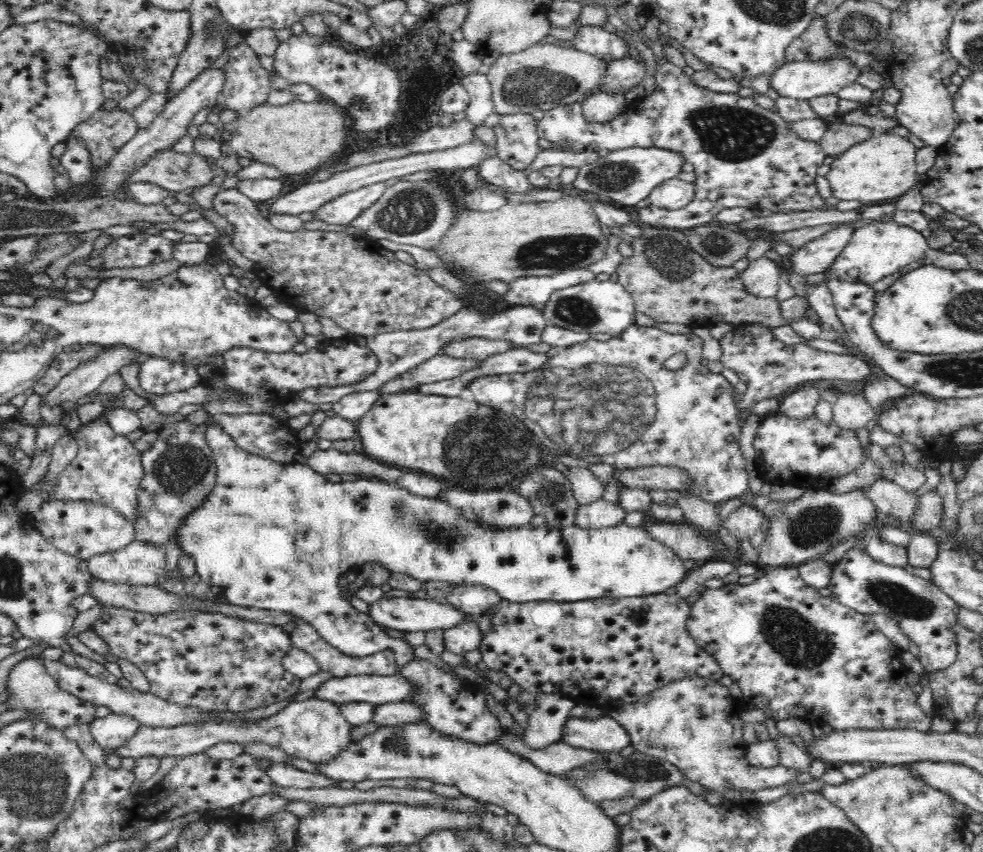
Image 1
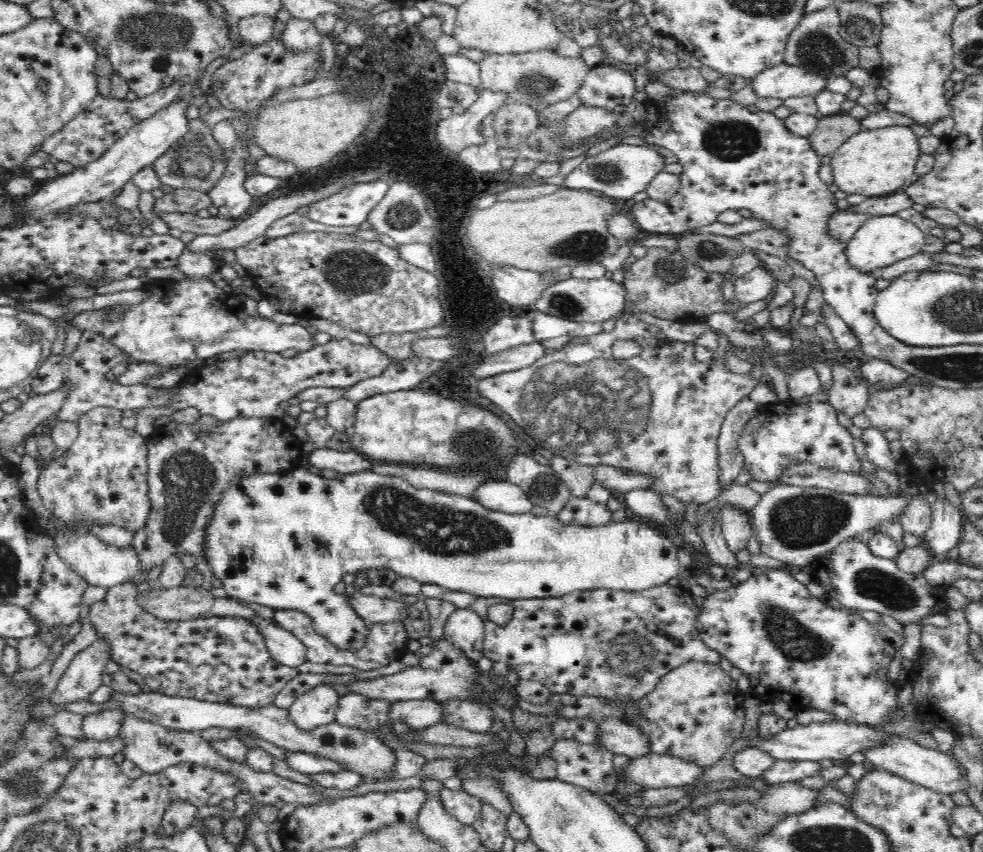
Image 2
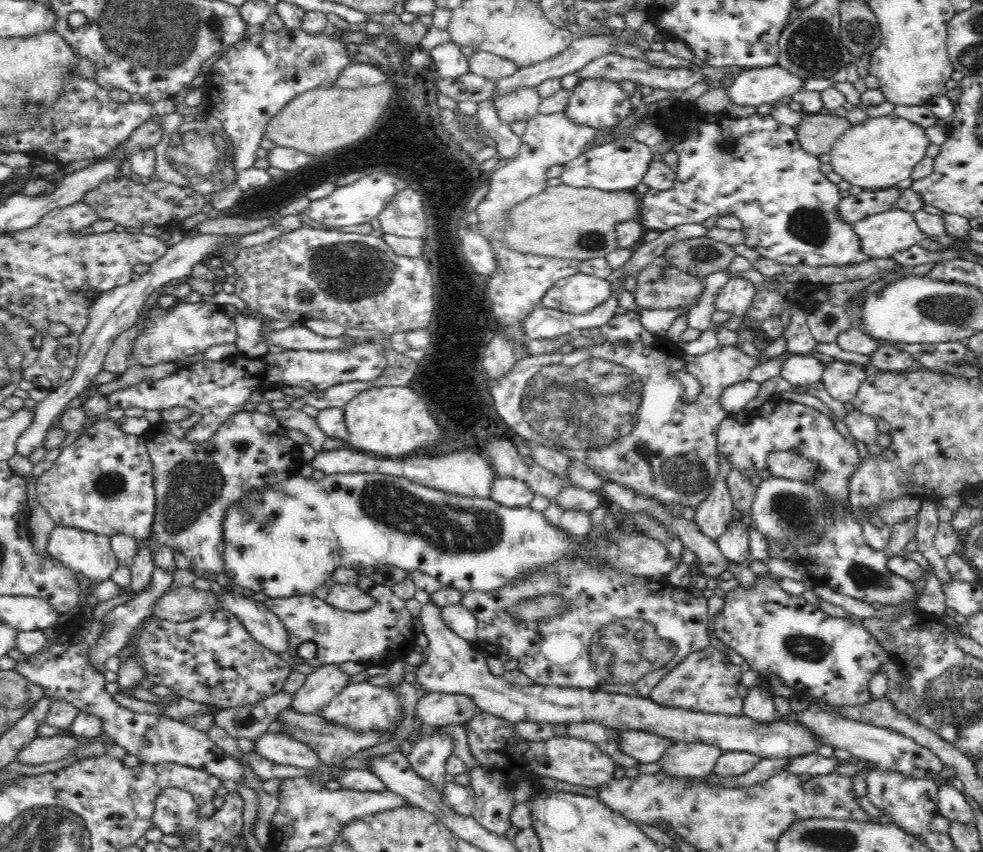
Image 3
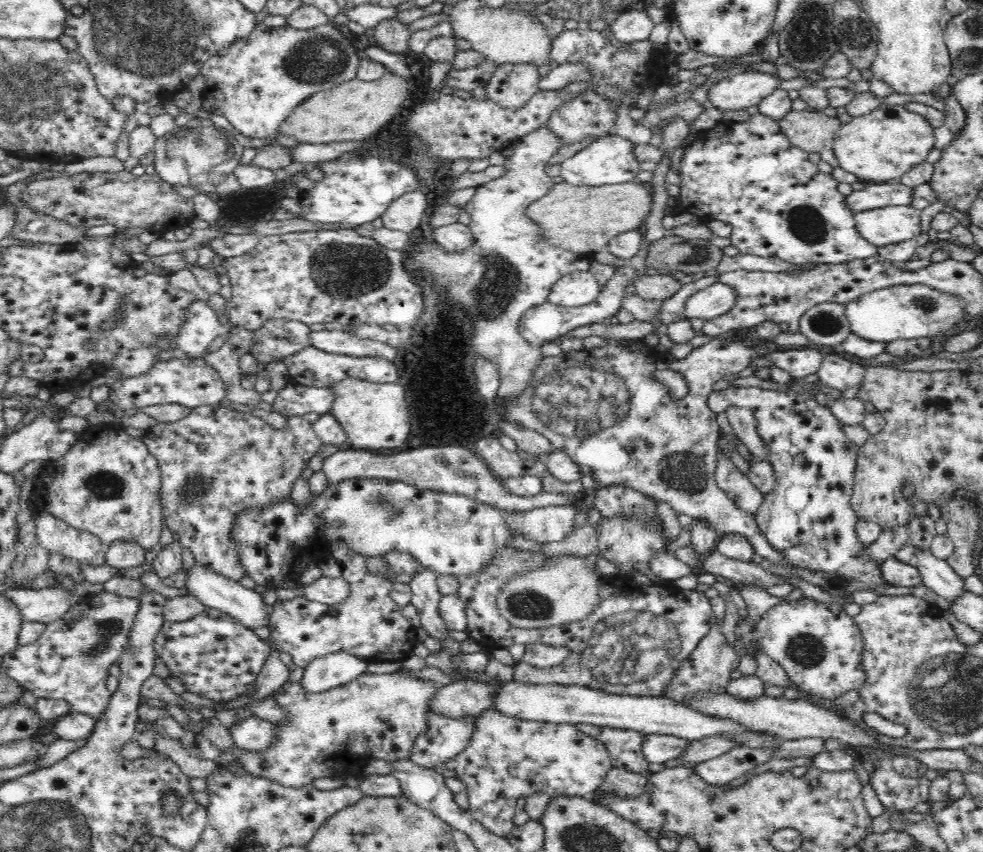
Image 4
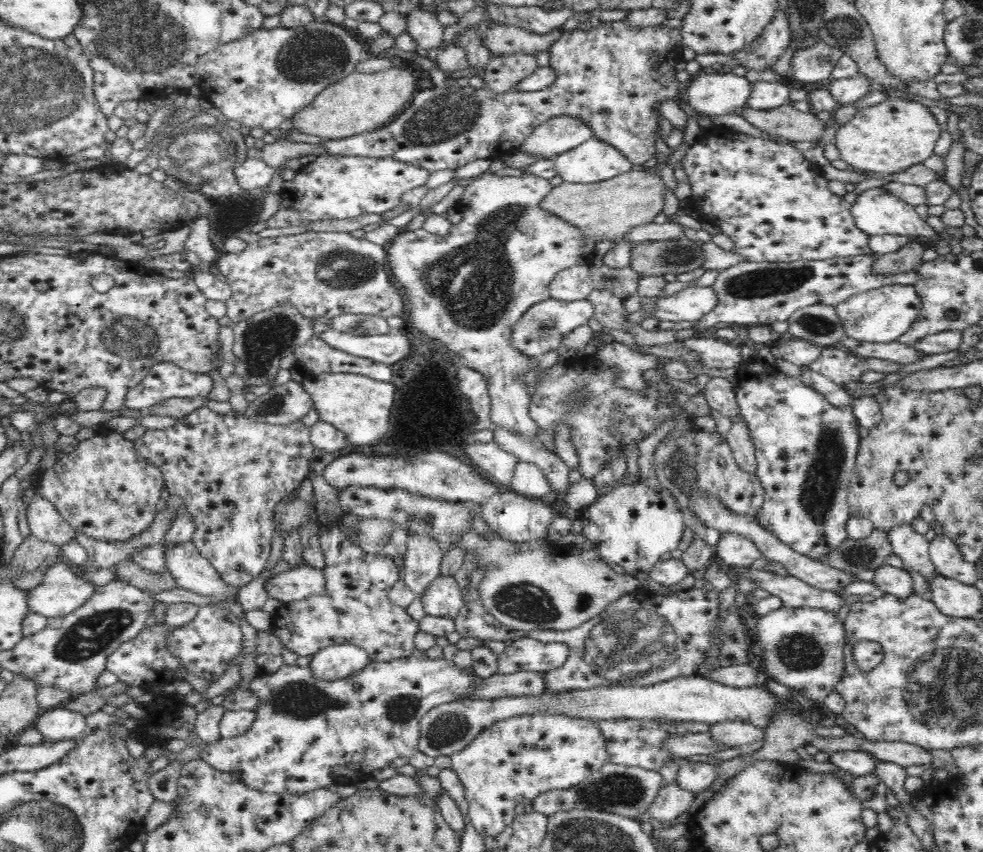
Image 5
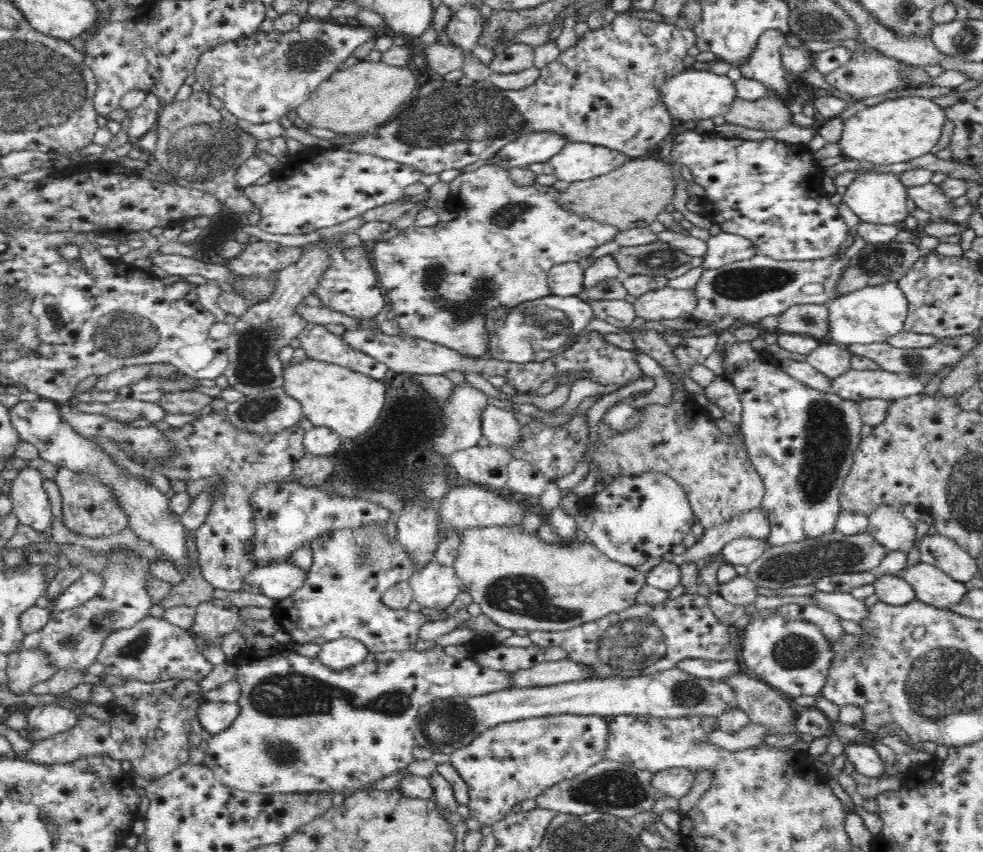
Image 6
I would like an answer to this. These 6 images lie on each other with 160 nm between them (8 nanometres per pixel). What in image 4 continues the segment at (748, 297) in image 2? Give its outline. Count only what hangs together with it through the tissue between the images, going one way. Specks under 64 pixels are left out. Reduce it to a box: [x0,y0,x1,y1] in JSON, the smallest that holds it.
[682,281,735,321]

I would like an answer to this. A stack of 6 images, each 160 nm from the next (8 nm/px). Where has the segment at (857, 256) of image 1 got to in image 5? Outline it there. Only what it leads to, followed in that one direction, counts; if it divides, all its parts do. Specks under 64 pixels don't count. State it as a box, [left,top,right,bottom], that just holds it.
[851,186,938,239]

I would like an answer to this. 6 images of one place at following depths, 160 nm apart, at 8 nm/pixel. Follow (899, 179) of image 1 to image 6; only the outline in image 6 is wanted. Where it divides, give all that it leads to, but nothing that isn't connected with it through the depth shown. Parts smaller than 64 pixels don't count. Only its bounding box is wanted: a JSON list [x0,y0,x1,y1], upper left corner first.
[839,96,944,166]

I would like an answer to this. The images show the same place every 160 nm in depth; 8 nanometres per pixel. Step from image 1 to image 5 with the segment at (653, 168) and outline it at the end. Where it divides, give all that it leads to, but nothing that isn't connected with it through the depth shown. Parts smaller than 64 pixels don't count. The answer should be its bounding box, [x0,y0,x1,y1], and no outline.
[553,136,634,184]

